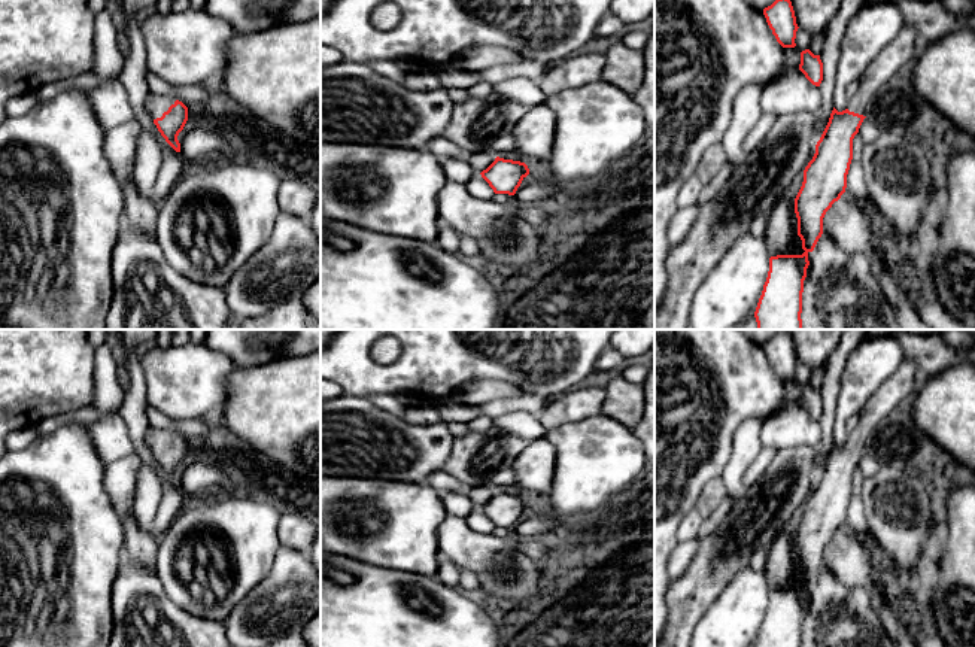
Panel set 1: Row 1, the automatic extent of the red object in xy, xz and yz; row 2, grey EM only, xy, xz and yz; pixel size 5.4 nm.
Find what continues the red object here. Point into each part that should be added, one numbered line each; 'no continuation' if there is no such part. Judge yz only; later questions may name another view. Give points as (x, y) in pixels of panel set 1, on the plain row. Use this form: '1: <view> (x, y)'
1: yz (902, 383)

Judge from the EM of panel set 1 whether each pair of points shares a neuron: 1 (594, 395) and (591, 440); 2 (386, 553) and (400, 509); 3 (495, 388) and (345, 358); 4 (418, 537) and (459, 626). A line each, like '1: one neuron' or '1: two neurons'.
1: two neurons
2: one neuron
3: two neurons
4: two neurons

